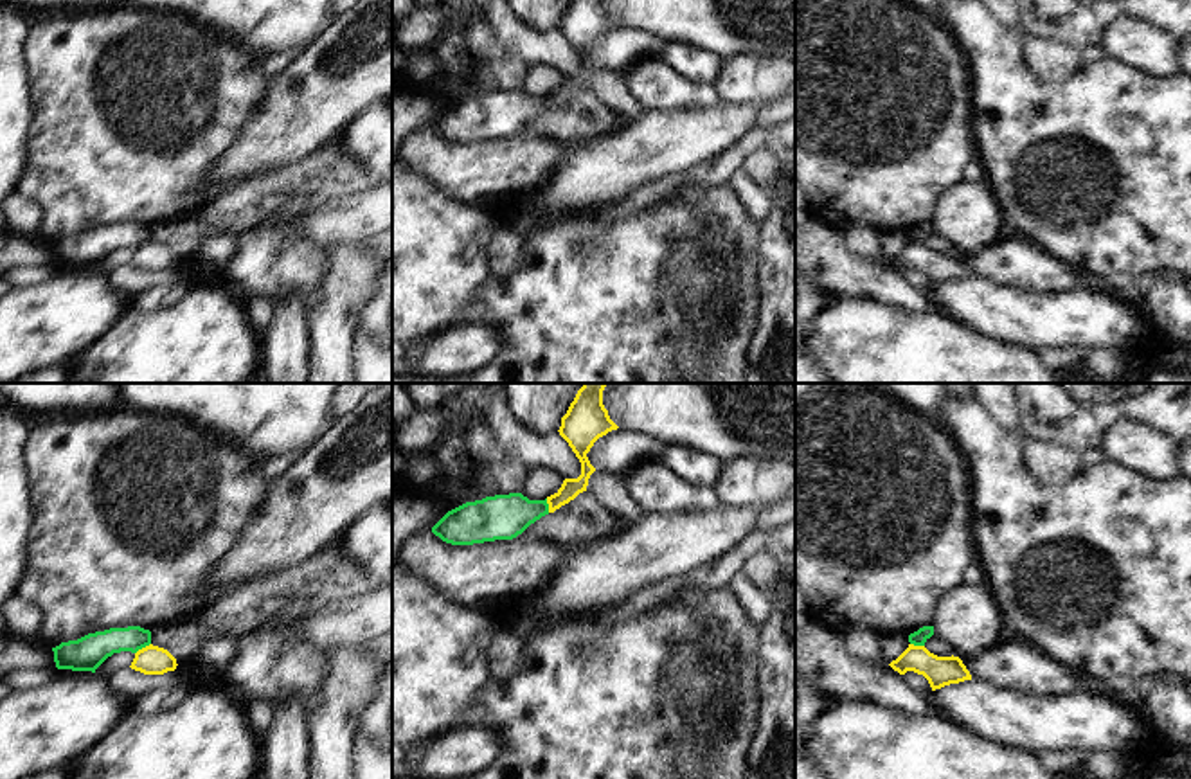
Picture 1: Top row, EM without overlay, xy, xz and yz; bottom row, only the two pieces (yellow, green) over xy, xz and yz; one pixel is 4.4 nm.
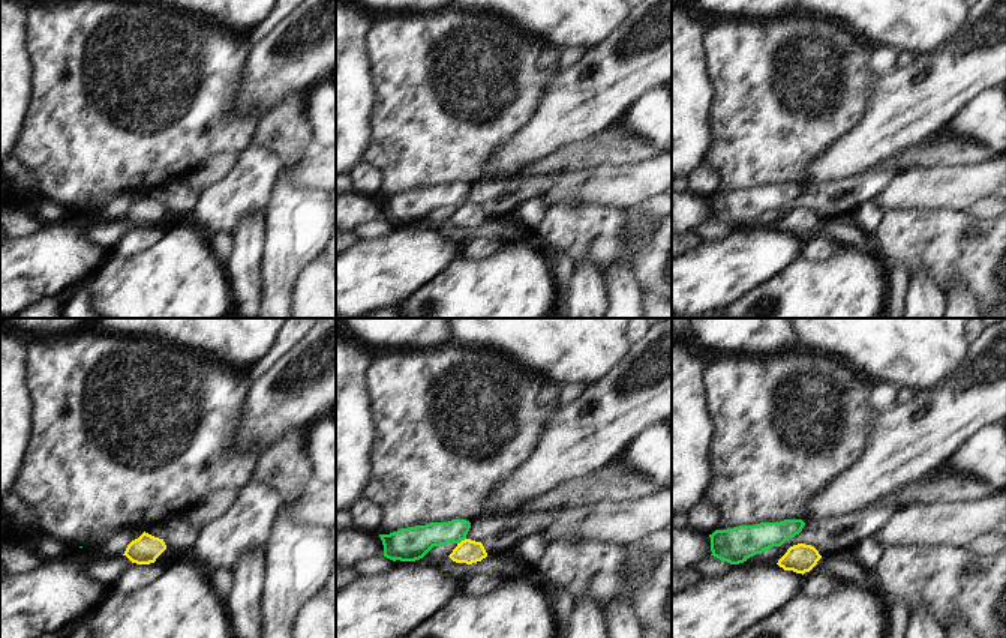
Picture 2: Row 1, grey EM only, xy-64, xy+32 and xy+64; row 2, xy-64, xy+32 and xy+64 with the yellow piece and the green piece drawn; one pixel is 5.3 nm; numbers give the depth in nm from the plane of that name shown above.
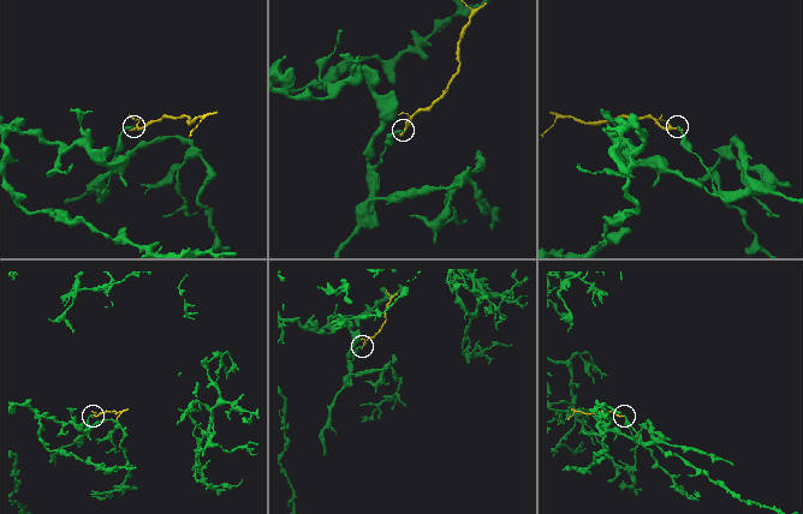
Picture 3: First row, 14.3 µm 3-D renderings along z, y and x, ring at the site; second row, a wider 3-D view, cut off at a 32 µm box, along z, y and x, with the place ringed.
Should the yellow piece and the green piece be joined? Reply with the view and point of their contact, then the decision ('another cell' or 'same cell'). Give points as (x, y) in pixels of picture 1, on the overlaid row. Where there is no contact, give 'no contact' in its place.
meets yellow in xy at (143, 648); another cell

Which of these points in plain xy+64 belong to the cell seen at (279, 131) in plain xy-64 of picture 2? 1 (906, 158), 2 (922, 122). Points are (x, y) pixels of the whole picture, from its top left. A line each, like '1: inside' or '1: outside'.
1: inside
2: outside

